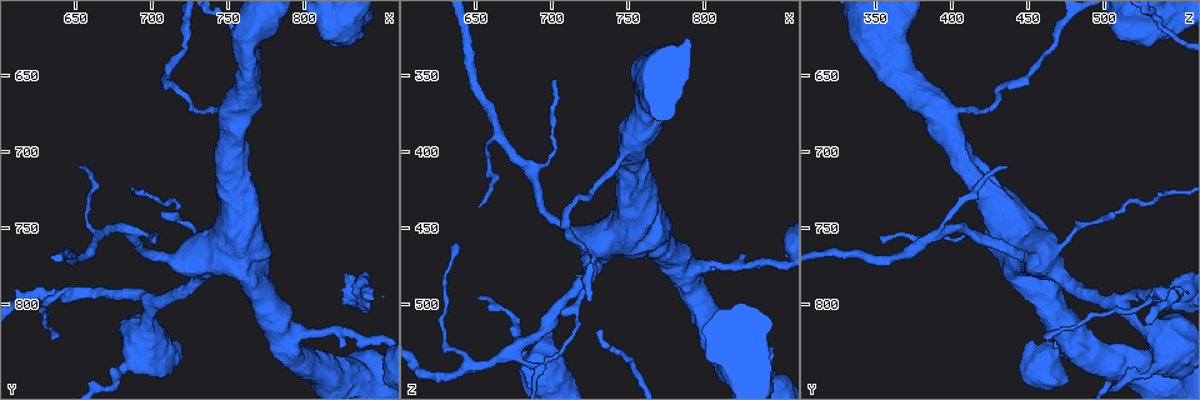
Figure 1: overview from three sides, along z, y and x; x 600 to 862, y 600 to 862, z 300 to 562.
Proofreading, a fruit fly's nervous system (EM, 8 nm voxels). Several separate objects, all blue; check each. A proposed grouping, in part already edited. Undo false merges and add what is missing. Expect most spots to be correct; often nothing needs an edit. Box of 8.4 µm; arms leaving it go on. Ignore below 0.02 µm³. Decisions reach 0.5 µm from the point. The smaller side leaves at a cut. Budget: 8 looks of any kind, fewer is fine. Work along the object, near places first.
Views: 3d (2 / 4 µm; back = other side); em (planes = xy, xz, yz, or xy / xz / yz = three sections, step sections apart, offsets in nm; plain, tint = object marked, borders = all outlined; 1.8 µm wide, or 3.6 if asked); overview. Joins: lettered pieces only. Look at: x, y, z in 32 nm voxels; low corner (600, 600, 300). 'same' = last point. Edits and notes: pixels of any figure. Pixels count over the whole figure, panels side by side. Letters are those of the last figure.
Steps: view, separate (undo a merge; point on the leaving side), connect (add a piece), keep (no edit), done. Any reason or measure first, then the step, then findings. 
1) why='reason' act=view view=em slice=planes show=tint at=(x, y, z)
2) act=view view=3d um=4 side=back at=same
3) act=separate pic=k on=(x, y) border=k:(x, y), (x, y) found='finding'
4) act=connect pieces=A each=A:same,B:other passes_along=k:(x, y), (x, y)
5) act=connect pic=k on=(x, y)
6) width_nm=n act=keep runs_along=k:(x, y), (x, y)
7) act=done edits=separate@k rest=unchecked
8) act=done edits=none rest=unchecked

why='thick turns thin' act=view view=3d um=4 at=(752, 726, 424)

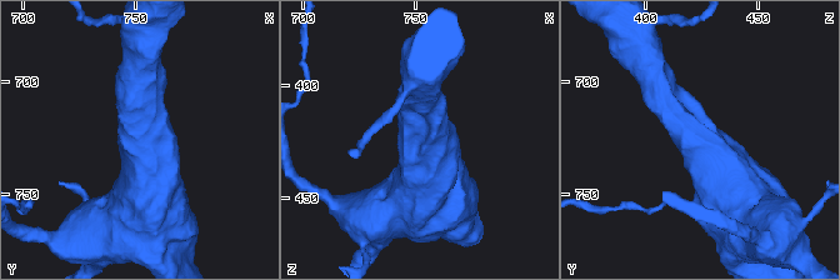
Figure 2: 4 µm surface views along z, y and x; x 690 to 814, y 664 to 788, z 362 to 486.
why='need the tissue' act=view view=em um=3.6 slice=xy step=8 show=tint at=(752, 727, 422)

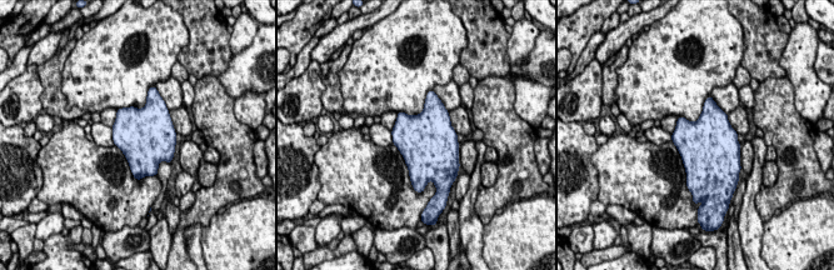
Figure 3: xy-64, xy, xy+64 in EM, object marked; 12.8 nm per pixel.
act=view view=em um=3.6 slice=xy step=8 show=borders at=same

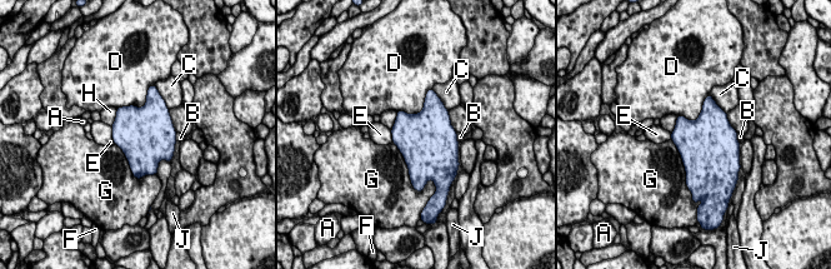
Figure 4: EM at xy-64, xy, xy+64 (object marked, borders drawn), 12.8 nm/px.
width_nm=650 act=keep each=A:other,B:other,C:other,D:other,E:other,F:other,G:other,H:other,J:other found='continuous, no second neuron'

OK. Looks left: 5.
why='tapers out' act=view view=em um=3.6 slice=planes show=borders at=(652, 710, 434)

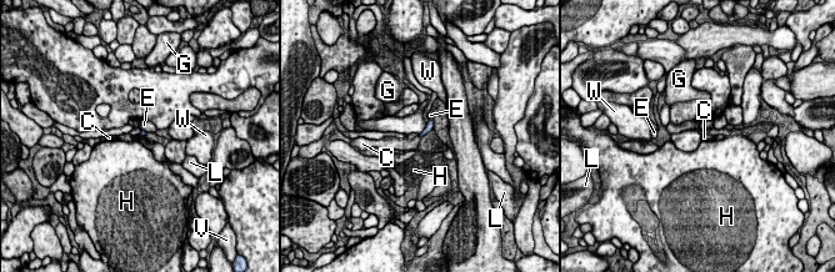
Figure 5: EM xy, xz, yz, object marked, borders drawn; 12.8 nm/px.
act=keep each=C:other,E:other,G:other,H:other,L:other,V:other,W:other border=5:(426, 124), (419, 134) found='none of them fits'

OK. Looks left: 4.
why='end of a long branch' act=view view=em slice=xy step=4 show=tint at=(638, 820, 462)

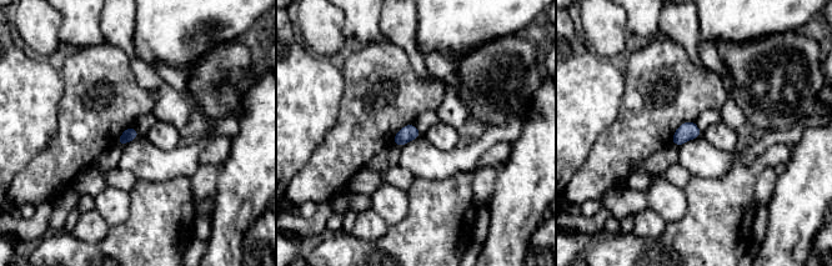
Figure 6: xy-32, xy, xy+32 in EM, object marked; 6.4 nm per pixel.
act=view view=em slice=planes show=borders at=same

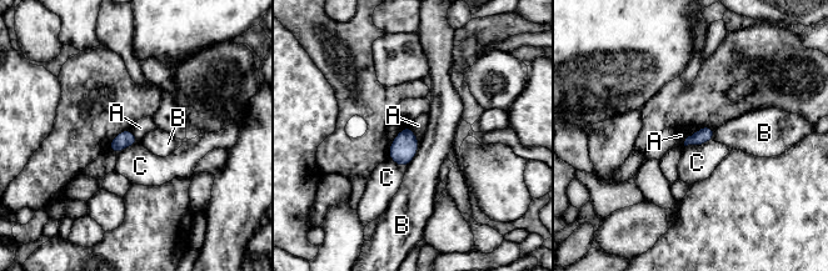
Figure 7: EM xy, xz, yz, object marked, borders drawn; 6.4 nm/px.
act=keep each=A:other,B:other,C:other border=7:(703, 126), (692, 133), (683, 145) found='no lettered piece goes on from it'

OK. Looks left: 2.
why='calibre changes' act=view view=3d um=4 at=(678, 846, 530)

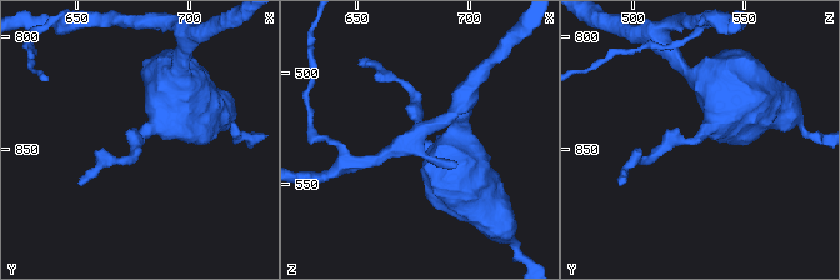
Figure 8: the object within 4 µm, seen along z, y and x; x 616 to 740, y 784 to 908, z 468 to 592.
act=view view=em slice=planes show=borders at=(680, 846, 529)

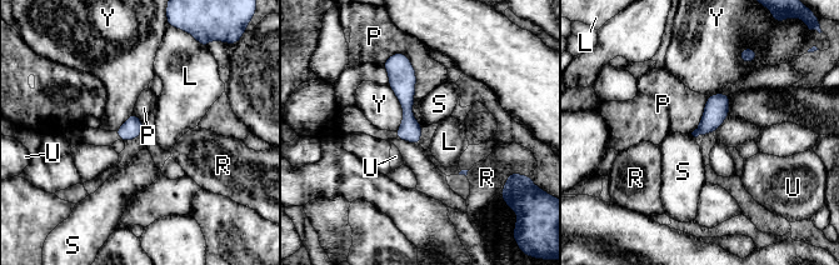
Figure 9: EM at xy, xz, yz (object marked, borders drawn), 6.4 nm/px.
act=keep each=L:other,P:other,R:other,S:other,U:other,Y:other found='one neuron here'

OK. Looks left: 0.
act=done edits=none rest=unchecked

